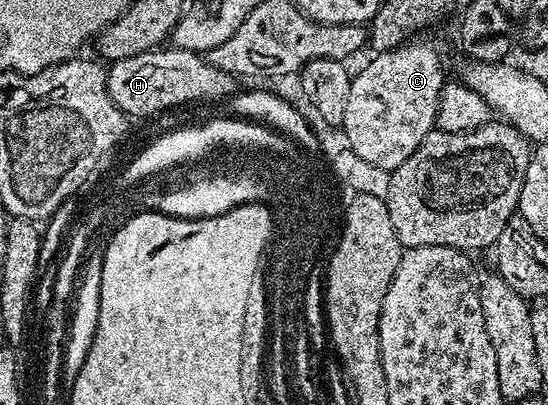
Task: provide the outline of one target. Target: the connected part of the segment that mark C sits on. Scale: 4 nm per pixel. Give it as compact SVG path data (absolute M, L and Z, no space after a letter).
M407 42L390 52L377 53L370 58L374 60L368 61L359 72L353 73L340 131L346 135L348 148L372 166L387 170L399 168L416 150L416 146L424 142L426 135L435 131L436 110L442 85L447 83L448 76L442 73L442 60L432 45L414 43Z

